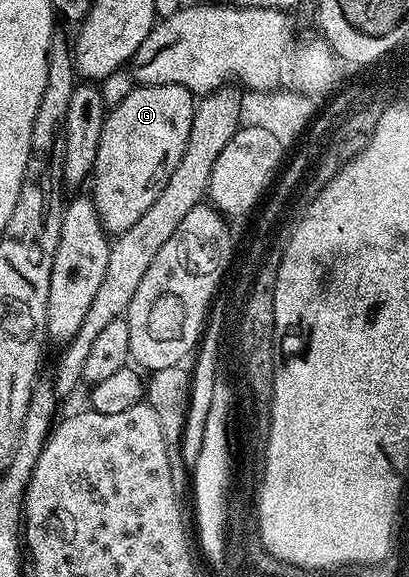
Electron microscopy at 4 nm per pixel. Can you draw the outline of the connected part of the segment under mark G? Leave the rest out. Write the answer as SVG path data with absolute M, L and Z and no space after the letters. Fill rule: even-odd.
M177 84L136 85L135 90L129 92L129 96L125 96L125 100L121 100L121 104L108 109L105 128L101 128L101 144L97 144L97 160L95 161L95 169L93 171L93 183L95 182L93 201L99 213L103 229L107 231L108 235L118 236L129 228L133 228L133 224L137 224L137 220L141 220L141 216L145 216L147 209L153 205L153 200L157 200L157 196L161 196L161 188L165 188L165 184L169 184L169 176L173 176L173 168L177 168L177 164L181 160L181 152L185 152L185 144L189 140L189 132L191 131L193 116L195 115L195 103L196 99L191 91L184 86L178 86Z

